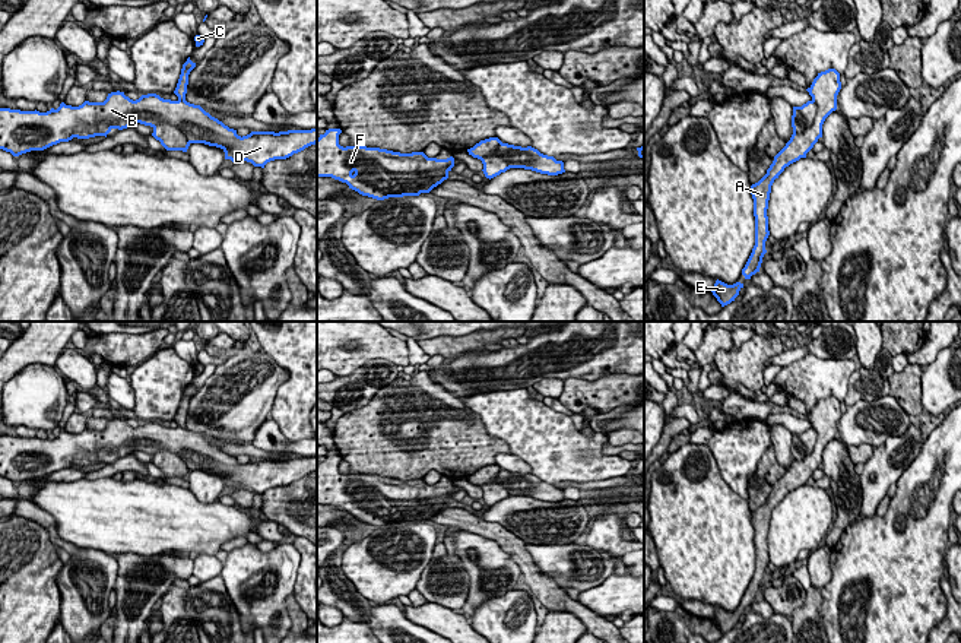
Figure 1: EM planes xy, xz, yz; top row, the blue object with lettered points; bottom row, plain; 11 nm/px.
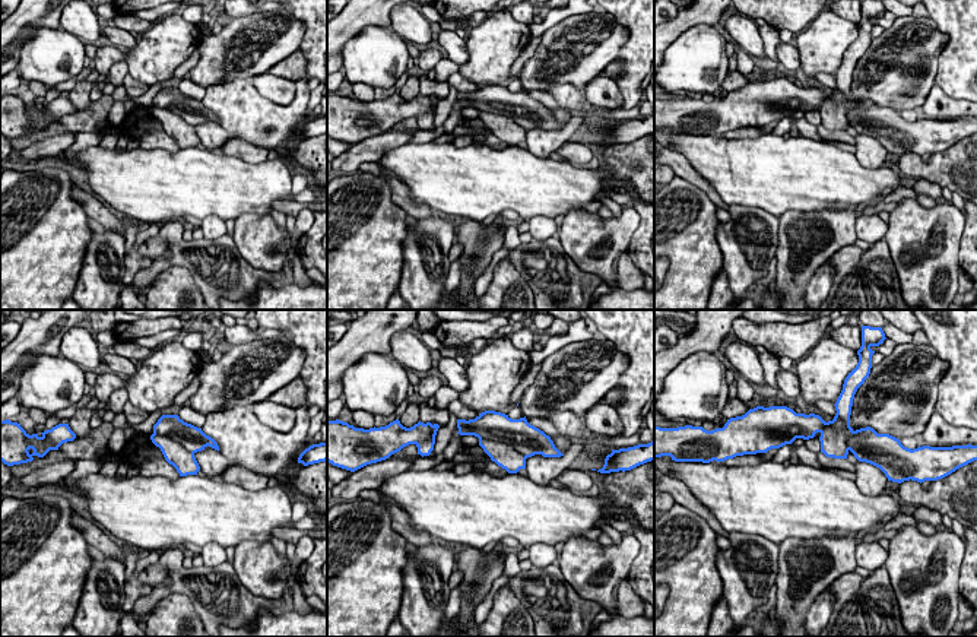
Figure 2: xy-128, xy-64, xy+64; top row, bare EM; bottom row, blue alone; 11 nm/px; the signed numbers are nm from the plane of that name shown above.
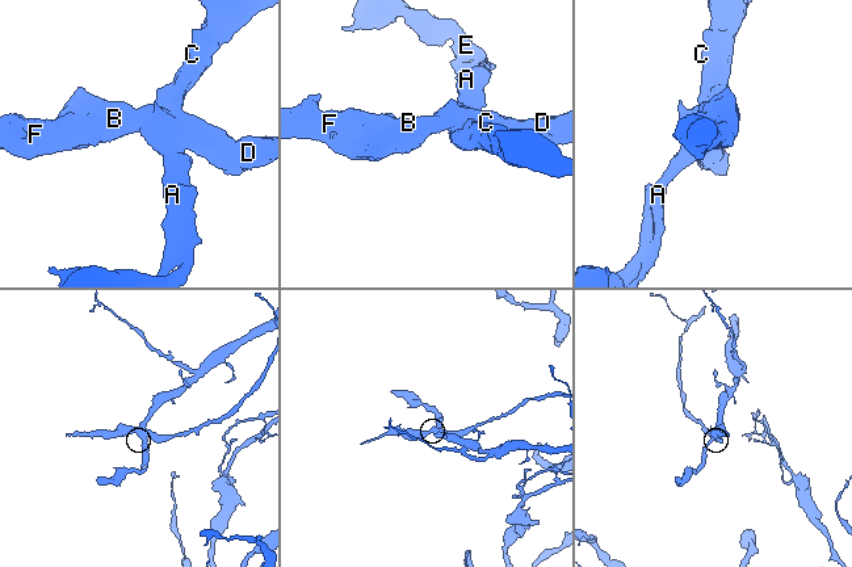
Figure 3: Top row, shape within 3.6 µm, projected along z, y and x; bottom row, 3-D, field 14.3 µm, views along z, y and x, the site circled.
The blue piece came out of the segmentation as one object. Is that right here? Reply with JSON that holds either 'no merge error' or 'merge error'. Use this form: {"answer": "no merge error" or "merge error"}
{"answer": "merge error"}

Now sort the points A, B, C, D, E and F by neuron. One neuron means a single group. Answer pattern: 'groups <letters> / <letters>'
groups A C E / B D F

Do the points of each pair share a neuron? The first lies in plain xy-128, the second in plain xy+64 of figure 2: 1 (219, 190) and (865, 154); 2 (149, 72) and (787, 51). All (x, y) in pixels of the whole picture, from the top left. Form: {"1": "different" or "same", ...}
{"1": "different", "2": "different"}

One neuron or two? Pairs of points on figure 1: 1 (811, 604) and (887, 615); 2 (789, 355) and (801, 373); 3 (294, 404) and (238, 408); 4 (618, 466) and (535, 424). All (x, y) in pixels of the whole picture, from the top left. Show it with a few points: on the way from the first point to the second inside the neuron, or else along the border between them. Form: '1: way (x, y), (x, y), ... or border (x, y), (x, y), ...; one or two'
1: border (820, 589), (820, 615), (824, 627); two
2: border (827, 358), (805, 354), (782, 367); two
3: border (288, 374), (288, 379), (276, 393), (269, 417); two
4: way (598, 466), (565, 455), (555, 444); one

